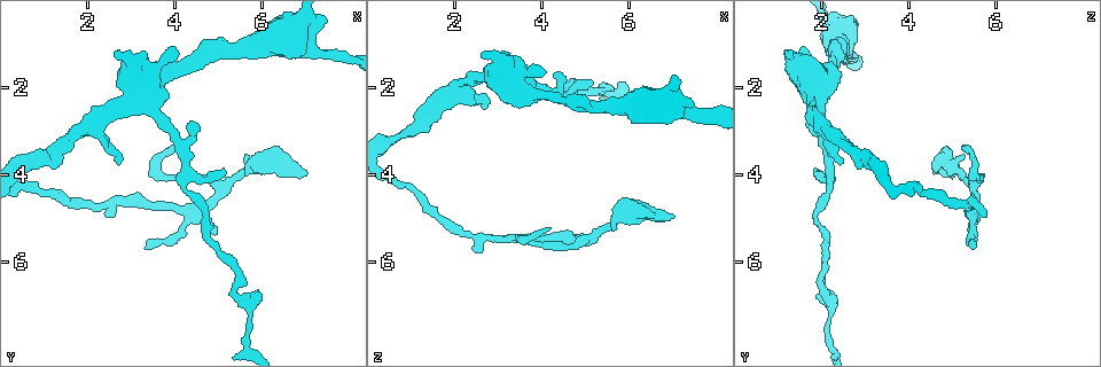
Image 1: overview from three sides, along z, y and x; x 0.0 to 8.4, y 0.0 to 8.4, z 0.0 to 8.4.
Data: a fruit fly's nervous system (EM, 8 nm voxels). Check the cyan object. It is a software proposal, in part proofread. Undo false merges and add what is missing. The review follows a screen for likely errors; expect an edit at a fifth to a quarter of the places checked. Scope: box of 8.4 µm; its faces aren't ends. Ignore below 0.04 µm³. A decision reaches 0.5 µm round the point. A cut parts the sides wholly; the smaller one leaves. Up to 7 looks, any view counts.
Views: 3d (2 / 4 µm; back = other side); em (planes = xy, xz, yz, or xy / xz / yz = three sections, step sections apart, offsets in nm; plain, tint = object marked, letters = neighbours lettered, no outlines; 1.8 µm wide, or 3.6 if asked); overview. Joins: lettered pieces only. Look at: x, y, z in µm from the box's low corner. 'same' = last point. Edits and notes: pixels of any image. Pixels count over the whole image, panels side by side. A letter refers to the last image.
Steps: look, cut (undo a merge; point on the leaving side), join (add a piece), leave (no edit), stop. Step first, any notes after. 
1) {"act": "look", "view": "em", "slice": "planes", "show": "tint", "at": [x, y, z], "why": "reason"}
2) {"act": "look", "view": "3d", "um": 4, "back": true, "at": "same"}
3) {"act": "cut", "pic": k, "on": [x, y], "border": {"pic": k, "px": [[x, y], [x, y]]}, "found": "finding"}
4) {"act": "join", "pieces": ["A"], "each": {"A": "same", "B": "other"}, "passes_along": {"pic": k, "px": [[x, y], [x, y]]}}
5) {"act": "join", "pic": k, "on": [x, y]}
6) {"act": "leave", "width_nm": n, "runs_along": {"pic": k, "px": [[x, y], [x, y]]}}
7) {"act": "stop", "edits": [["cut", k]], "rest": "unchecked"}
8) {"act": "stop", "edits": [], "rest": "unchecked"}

{"act": "look", "view": "3d", "um": 2, "at": [2.60, 1.25, 1.20], "why": "an open end"}

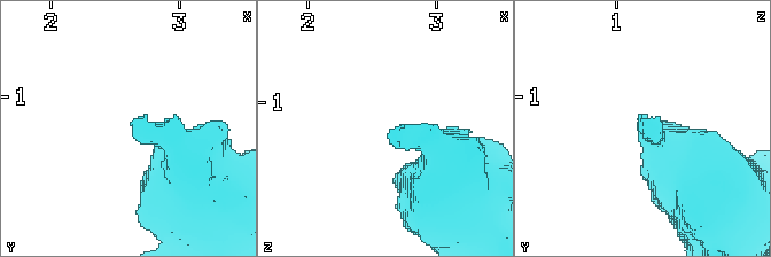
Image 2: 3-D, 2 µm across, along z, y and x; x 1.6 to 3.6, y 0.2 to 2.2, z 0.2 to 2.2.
{"act": "look", "view": "em", "slice": "planes", "show": "letters", "at": [2.60, 1.24, 1.24], "why": "shape alone is not enough"}

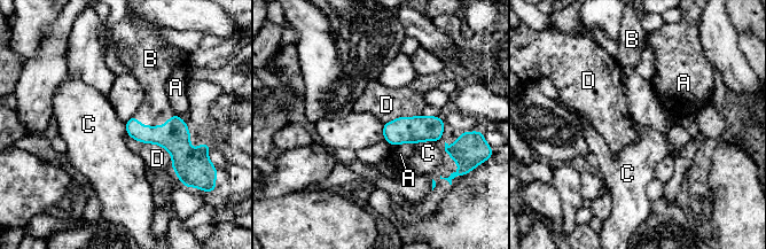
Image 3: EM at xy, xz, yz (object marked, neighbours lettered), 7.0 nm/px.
{"act": "join", "pieces": ["B"], "each": {"A": "other", "B": "same", "C": "other", "D": "other"}, "passes_along": {"pic": 3, "px": [[173, 135], [154, 126], [155, 110]]}, "found": "it goes on there"}

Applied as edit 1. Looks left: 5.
{"act": "look", "view": "overview", "why": "redraw"}

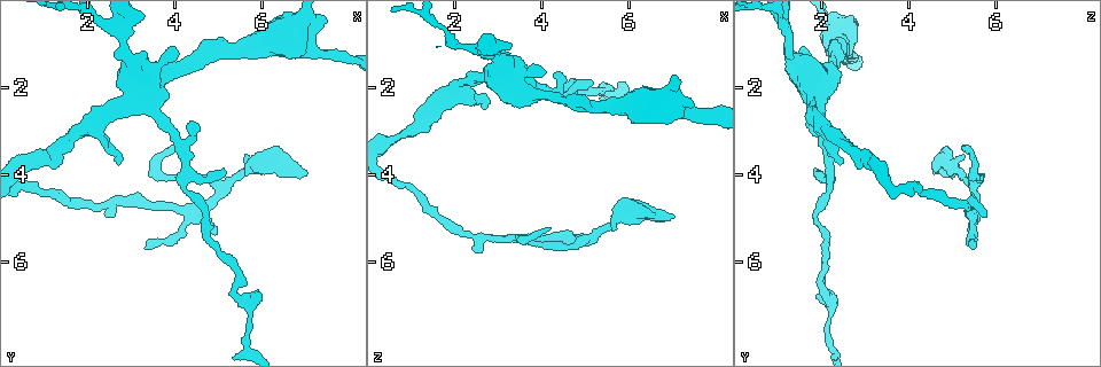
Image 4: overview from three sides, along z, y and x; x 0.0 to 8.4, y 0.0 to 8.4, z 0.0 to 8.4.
{"act": "look", "view": "em", "slice": "planes", "show": "plain", "at": [2.75, 3.75, 2.45]}

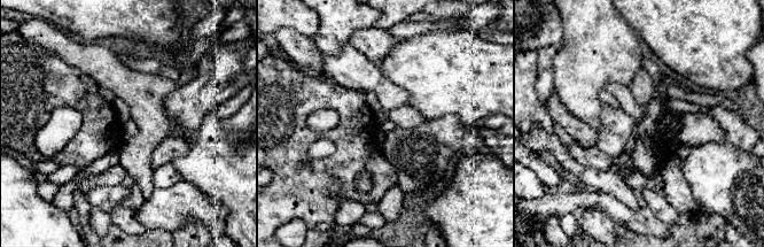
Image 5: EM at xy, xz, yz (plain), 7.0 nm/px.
{"act": "look", "view": "em", "slice": "planes", "show": "letters", "at": "same", "why": "what lies round it"}

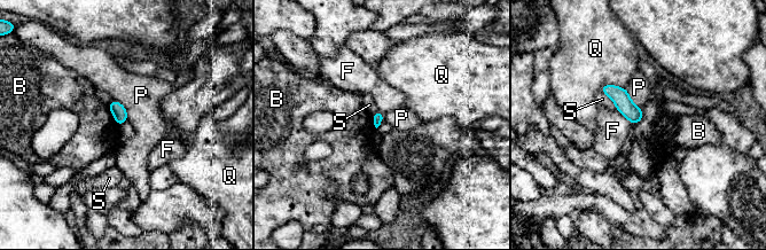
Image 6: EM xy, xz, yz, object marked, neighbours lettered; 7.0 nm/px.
{"act": "leave", "each": {"B": "other", "F": "other", "P": "other", "Q": "other", "S": "other"}, "border": {"pic": 6, "px": [[625, 88], [630, 99], [642, 110]]}, "found": "none of them fits"}

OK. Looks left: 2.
{"act": "stop", "edits": [["join", 3]], "rest": "unchecked"}

